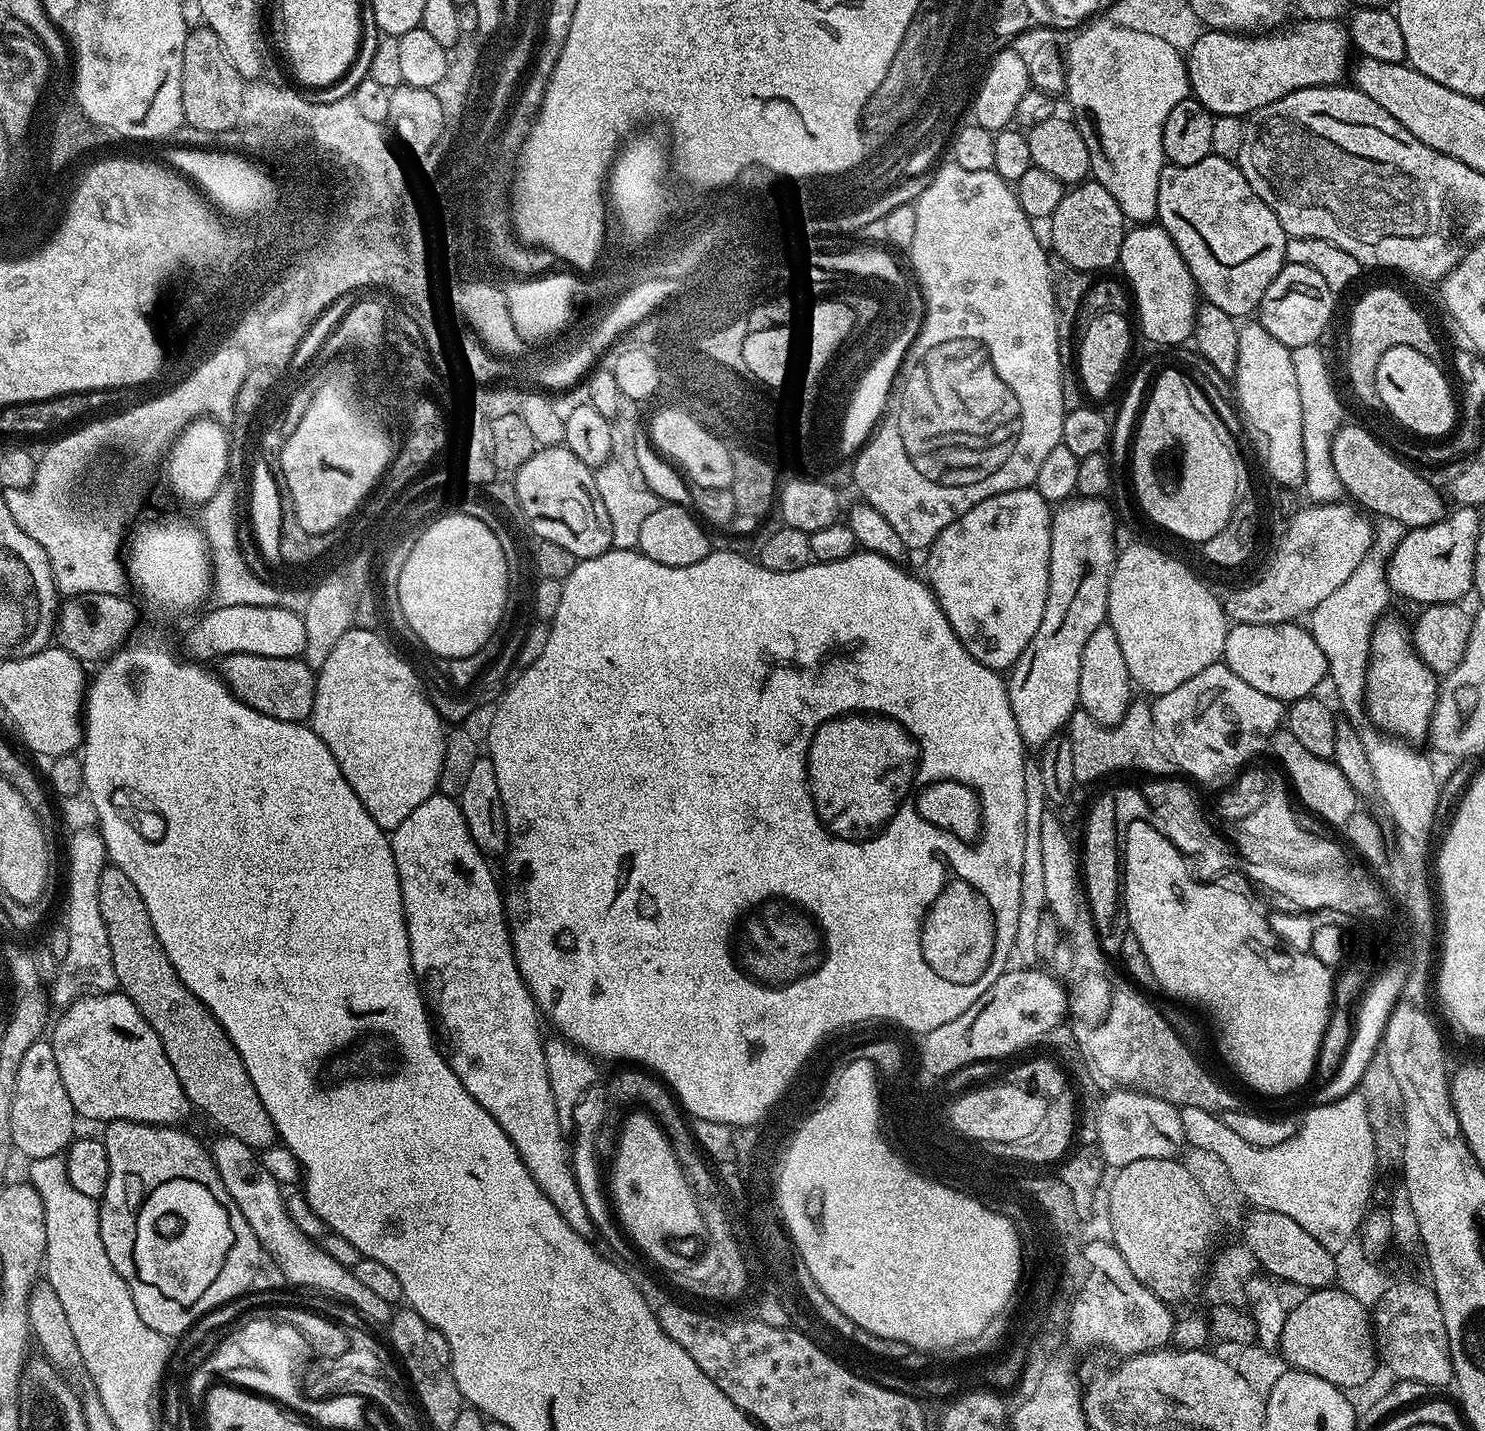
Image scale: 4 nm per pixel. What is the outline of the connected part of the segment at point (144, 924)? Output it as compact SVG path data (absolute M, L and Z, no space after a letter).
M106 866L102 870L102 878L98 880L98 910L102 910L102 922L106 922L110 958L114 958L114 974L119 991L128 996L134 1006L138 1006L142 1018L146 1018L154 1034L158 1034L162 1050L166 1050L166 1058L170 1058L170 1066L174 1066L174 1074L178 1074L178 1082L182 1082L182 1090L193 1109L200 1111L201 1108L220 1127L221 1133L238 1138L238 1142L246 1142L246 1146L257 1150L271 1148L278 1140L276 1130L262 1106L262 1098L258 1098L254 1090L254 1082L250 1082L250 1074L246 1074L246 1066L238 1050L234 1050L226 1030L222 1030L214 1014L210 1014L208 1007L188 989L182 978L178 978L170 958L166 958L166 950L162 950L162 942L158 942L158 934L154 934L142 894L138 894L134 882L130 882L120 868Z

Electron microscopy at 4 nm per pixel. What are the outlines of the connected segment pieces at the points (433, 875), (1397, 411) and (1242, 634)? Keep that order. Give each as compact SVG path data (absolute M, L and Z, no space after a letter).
M437 794L431 796L430 798L426 798L426 802L422 802L422 806L418 806L413 810L412 813L406 817L398 827L391 829L390 839L392 842L392 853L394 854L394 866L398 866L398 882L400 883L400 889L402 890L402 906L404 907L404 921L406 922L406 930L408 931L408 937L410 938L410 958L412 959L412 969L414 970L414 974L416 975L416 980L420 983L420 993L424 996L424 1003L430 1013L431 1019L434 1021L435 1031L438 1033L439 1039L442 1041L444 1039L443 1047L446 1049L446 1055L448 1058L449 1064L452 1065L452 1069L458 1074L458 1078L462 1082L462 1086L466 1086L466 1090L472 1095L473 1098L478 1102L480 1106L486 1109L491 1116L495 1118L500 1126L504 1130L508 1132L508 1136L514 1142L514 1146L518 1150L518 1154L522 1158L522 1162L526 1166L528 1170L530 1170L530 1174L534 1178L536 1182L538 1182L540 1189L546 1194L548 1198L552 1202L554 1202L554 1206L558 1206L558 1212L562 1214L562 1218L566 1218L566 1222L569 1226L574 1229L579 1236L591 1237L594 1232L594 1225L592 1219L590 1218L590 1214L586 1210L586 1202L582 1202L582 1190L578 1190L578 1182L576 1181L576 1175L574 1174L574 1170L572 1169L572 1162L570 1159L570 1148L566 1143L564 1145L564 1136L566 1136L565 1129L561 1128L560 1123L558 1122L558 1110L554 1110L554 1093L550 1090L550 1074L546 1074L546 1054L544 1053L544 1042L545 1037L543 1035L540 1036L540 1020L542 1024L542 1016L538 1011L536 1006L536 999L530 994L530 990L526 986L526 982L522 978L522 974L518 970L518 962L516 961L516 950L512 947L512 933L510 931L510 921L508 919L508 914L506 911L506 900L502 895L500 896L500 888L496 885L496 876L492 873L492 868L490 865L489 857L485 856L483 852L480 851L480 847L476 845L474 842L474 838L470 834L470 830L466 826L466 818L462 814L462 810L460 809L459 799L446 796L443 794Z
M1394 346L1394 350L1386 350L1382 362L1378 362L1376 379L1376 396L1383 411L1400 416L1401 422L1408 424L1412 432L1425 432L1428 436L1451 433L1458 423L1458 400L1440 366L1437 361L1426 358L1426 354L1410 350L1410 346Z
M1296 622L1286 624L1237 624L1233 623L1226 634L1226 646L1222 657L1242 682L1262 690L1275 700L1291 702L1306 698L1317 691L1320 683L1328 676L1326 654L1318 650L1311 631L1299 628Z

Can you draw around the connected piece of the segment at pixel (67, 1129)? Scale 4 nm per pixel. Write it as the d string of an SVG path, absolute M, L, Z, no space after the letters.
M41 1038L34 1042L34 1046L26 1049L18 1065L18 1083L14 1090L12 1111L16 1152L28 1156L29 1161L59 1156L77 1135L76 1123L78 1117L70 1102L70 1094L66 1094L66 1086L62 1086L62 1074L58 1074L58 1058L54 1058L54 1046L51 1039Z

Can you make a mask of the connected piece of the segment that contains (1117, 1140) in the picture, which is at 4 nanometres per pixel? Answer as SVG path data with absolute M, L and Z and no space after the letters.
M1115 1089L1107 1094L1094 1122L1098 1150L1105 1165L1119 1170L1131 1162L1173 1159L1185 1147L1187 1140L1179 1107L1131 1089Z

